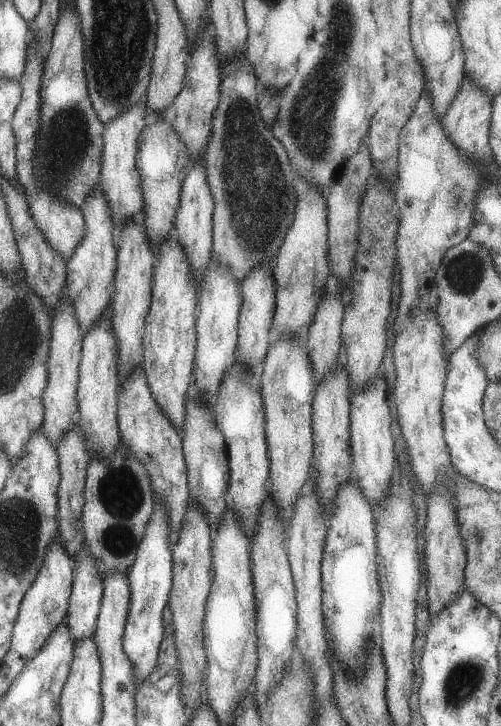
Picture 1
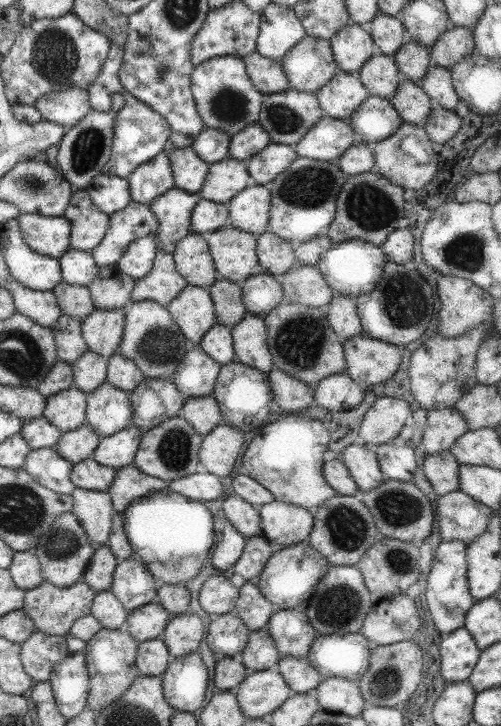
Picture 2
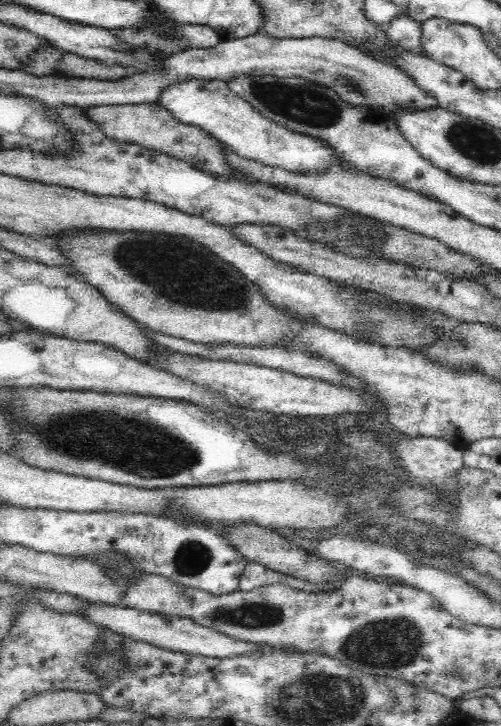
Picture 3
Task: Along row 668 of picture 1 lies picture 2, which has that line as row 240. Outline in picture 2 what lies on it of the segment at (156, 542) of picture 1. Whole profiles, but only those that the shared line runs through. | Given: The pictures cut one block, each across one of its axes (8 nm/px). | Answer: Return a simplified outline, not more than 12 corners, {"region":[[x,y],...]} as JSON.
{"region":[[152,235],[129,243],[115,267],[144,278],[156,252]]}

